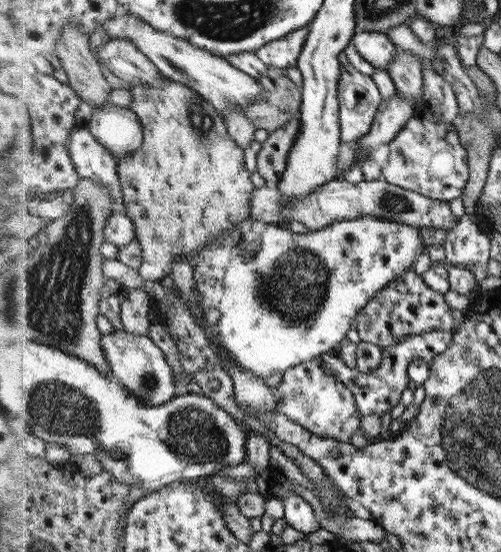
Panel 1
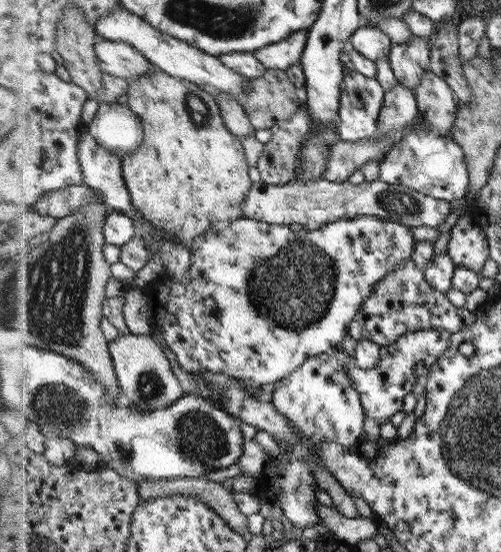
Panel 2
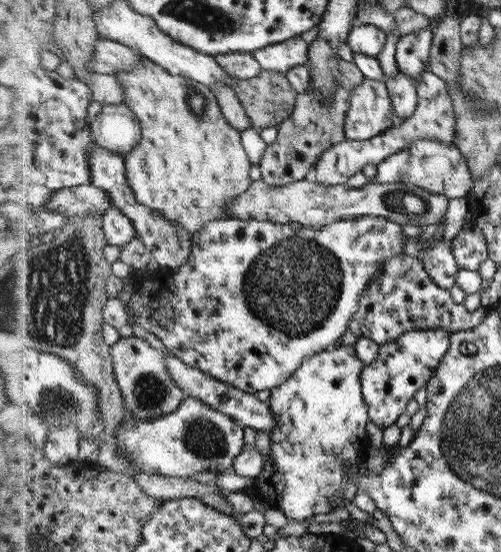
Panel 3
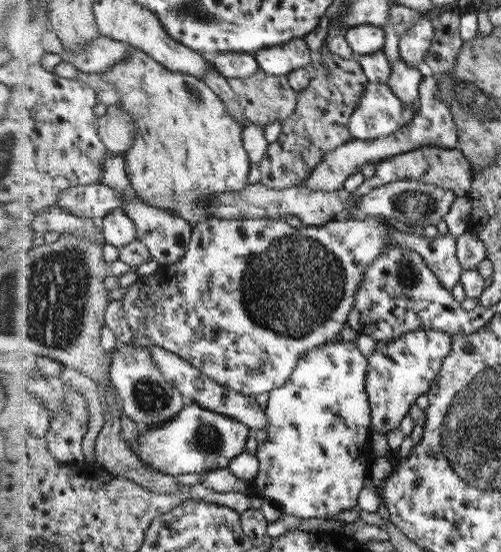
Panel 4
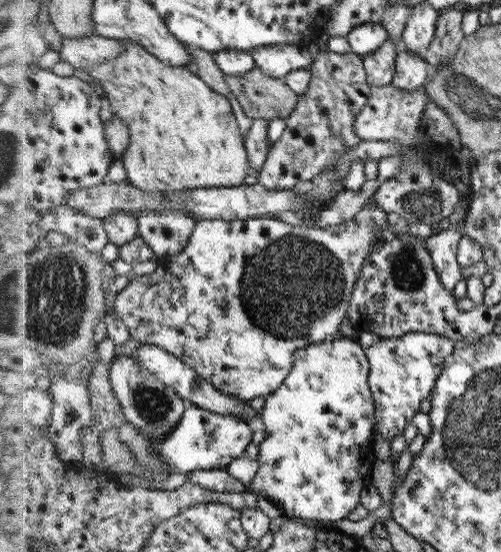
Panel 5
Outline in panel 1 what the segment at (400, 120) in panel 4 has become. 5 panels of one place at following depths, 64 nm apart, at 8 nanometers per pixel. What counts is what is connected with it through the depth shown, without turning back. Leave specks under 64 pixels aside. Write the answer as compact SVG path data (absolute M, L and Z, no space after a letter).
M350 63L342 66L338 80L340 94L341 140L356 142L370 133L382 102L381 91L370 75L362 74Z

